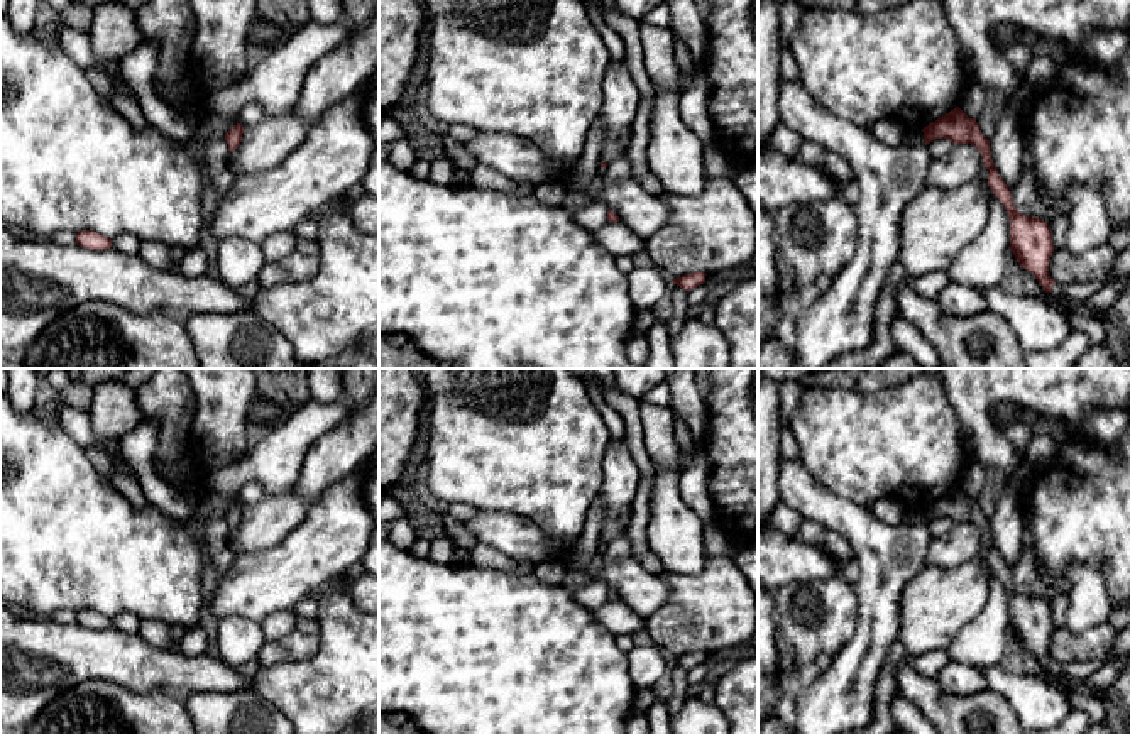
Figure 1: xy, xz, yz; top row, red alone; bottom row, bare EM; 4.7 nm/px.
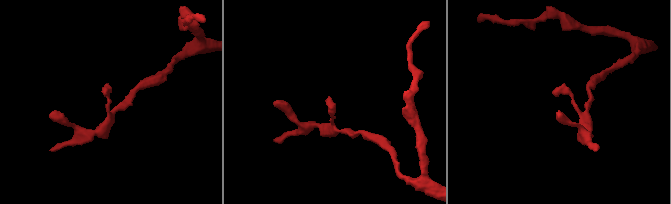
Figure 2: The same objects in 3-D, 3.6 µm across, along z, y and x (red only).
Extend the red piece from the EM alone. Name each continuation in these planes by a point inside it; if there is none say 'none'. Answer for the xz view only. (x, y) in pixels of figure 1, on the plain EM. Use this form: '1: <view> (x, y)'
none

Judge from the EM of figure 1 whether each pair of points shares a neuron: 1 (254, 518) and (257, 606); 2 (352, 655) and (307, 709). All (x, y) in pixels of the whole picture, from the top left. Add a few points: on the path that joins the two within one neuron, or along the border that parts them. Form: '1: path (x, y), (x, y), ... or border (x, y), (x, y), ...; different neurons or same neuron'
1: border (290, 530), (266, 548), (237, 555); different neurons
2: path (347, 668), (320, 695); same neuron

